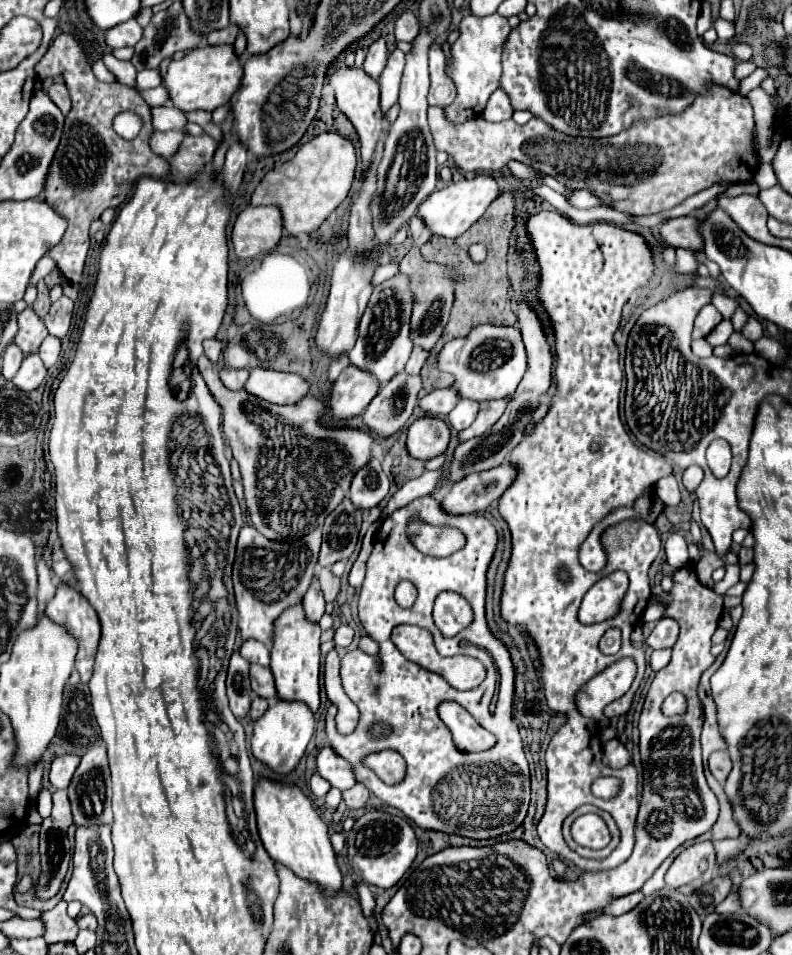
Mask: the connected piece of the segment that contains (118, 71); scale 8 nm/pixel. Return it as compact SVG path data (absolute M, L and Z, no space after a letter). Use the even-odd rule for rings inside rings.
M106 53L102 59L104 59L104 65L116 75L118 83L128 85L128 87L134 87L134 85L136 85L136 83L134 83L134 79L136 79L136 69L132 67L130 61L120 61L120 59L116 59L112 53Z

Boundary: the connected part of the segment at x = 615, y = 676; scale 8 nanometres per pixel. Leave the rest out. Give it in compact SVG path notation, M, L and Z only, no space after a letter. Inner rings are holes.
M620 659L618 663L613 663L604 669L600 675L590 679L582 691L576 695L576 703L582 715L588 715L594 719L602 729L610 725L610 719L604 715L604 707L622 697L636 675L636 663L632 659Z

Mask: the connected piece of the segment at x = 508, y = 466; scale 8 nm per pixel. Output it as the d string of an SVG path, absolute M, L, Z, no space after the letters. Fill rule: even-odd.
M502 463L500 467L466 475L458 483L452 485L450 493L442 499L442 507L448 513L476 513L488 509L494 501L504 495L504 491L512 485L512 479L516 479L518 469L514 463Z

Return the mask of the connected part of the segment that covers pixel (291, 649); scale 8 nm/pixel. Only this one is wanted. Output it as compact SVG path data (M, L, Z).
M296 603L276 619L270 647L270 669L276 679L278 697L286 701L304 701L312 711L320 705L320 633L320 625L308 623L302 603Z

